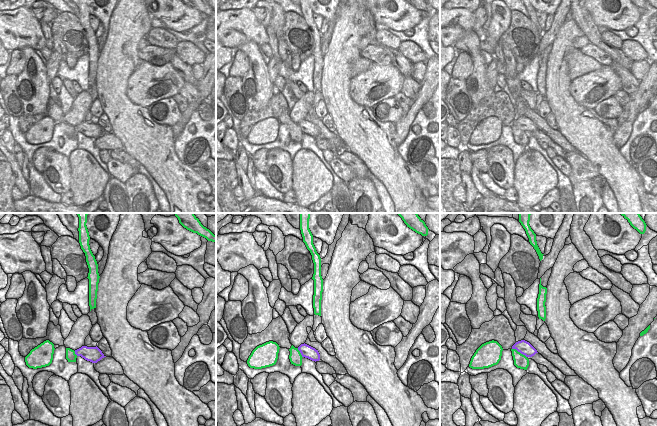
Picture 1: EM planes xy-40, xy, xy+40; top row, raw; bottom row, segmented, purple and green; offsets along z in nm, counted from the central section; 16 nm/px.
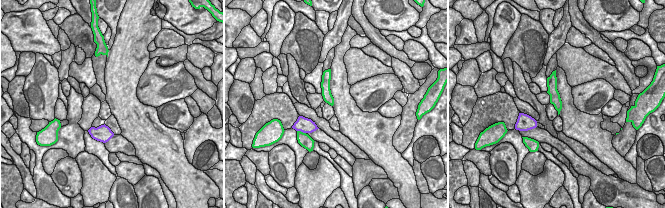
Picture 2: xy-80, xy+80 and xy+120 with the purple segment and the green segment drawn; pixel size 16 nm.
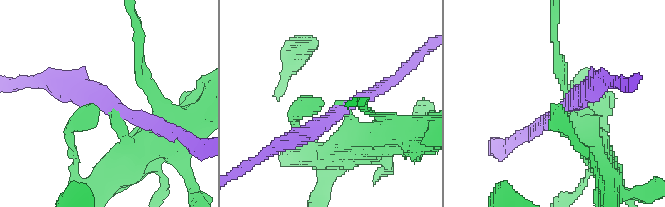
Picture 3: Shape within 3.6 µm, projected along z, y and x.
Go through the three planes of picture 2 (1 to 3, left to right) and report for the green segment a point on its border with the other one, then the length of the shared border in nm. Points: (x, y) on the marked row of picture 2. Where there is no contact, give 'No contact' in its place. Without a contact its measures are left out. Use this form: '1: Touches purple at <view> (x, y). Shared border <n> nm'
1: No contact
2: Touches purple at xy+80 (301, 131). Shared border 150 nm
3: No contact.

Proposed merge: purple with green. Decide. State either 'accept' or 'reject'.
reject

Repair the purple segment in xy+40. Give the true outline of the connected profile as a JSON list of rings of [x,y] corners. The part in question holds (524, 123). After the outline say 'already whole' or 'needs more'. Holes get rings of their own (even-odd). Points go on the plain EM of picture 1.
[[[525,116],[516,118],[512,122],[512,125],[516,125],[518,128],[525,131],[526,133],[532,133],[536,129],[538,129],[537,126],[529,118]]]; already whole

